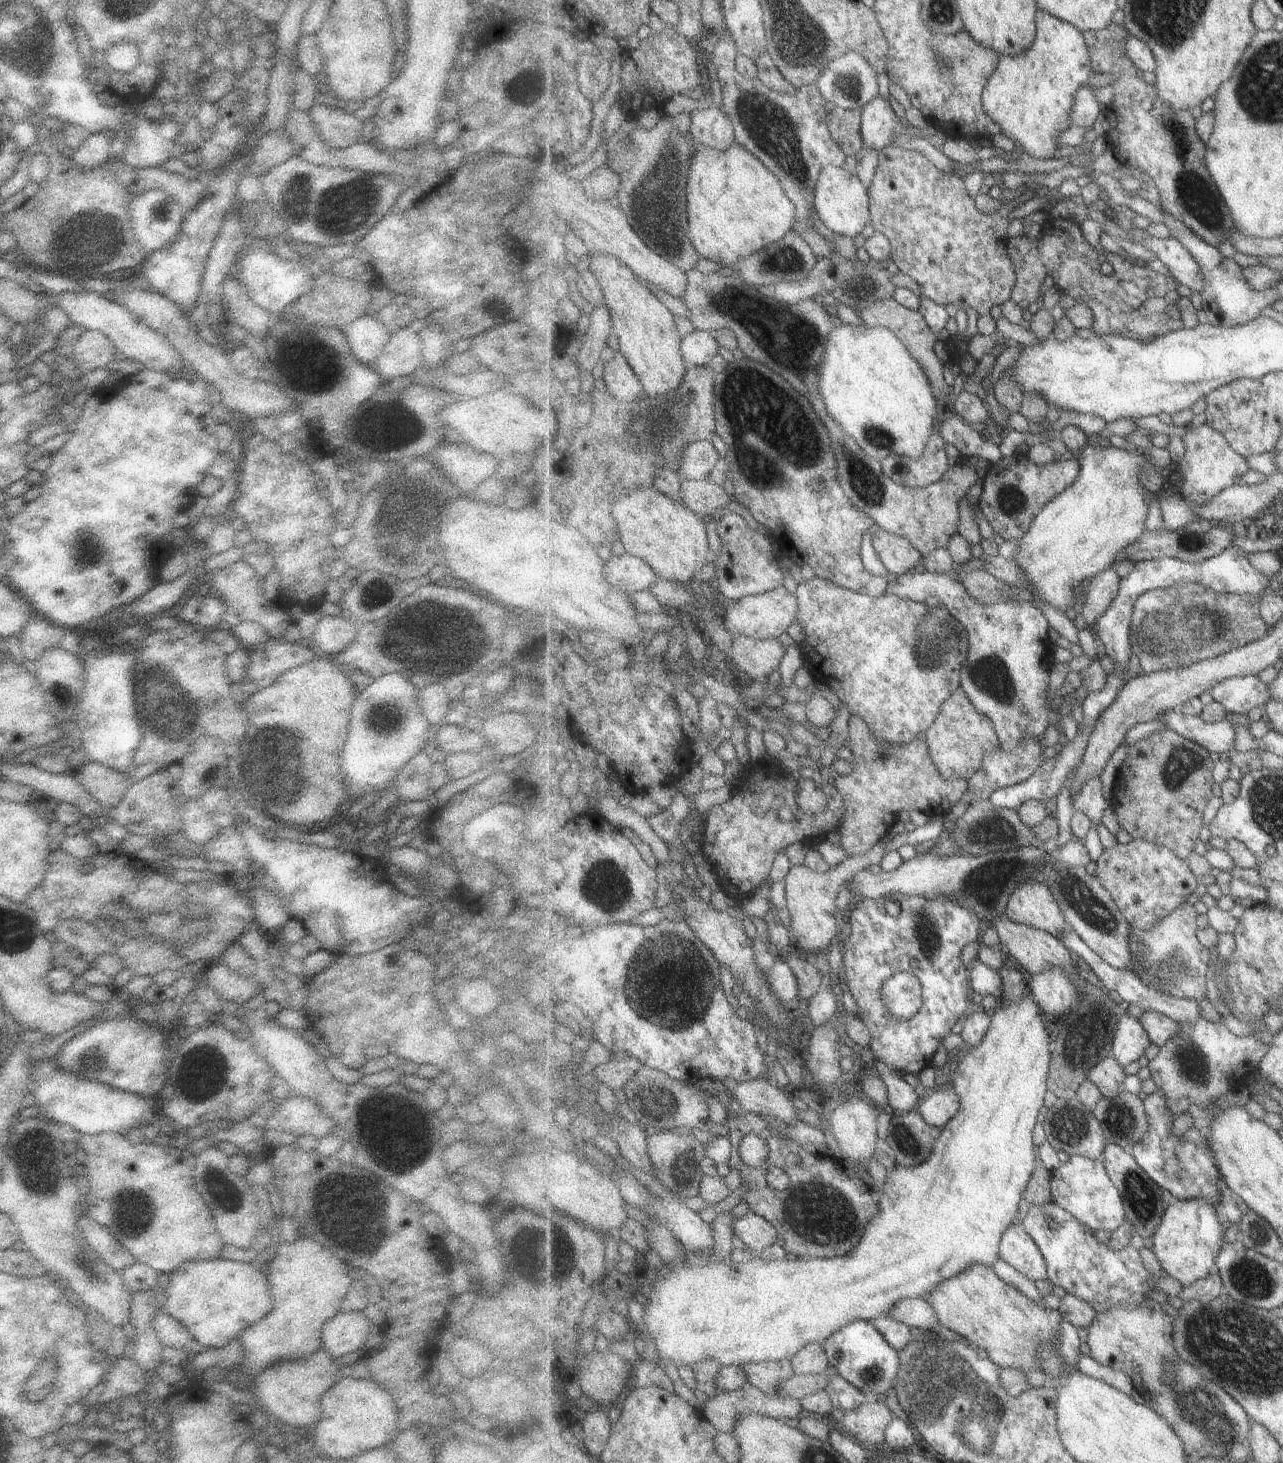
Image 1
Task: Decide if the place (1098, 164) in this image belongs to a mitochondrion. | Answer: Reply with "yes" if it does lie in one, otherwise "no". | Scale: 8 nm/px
no

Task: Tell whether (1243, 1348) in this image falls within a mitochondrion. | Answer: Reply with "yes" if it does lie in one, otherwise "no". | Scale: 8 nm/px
yes

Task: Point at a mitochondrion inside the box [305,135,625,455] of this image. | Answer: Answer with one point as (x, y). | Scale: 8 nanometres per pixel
(371, 414)

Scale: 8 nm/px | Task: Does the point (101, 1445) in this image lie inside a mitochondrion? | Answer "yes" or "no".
no

